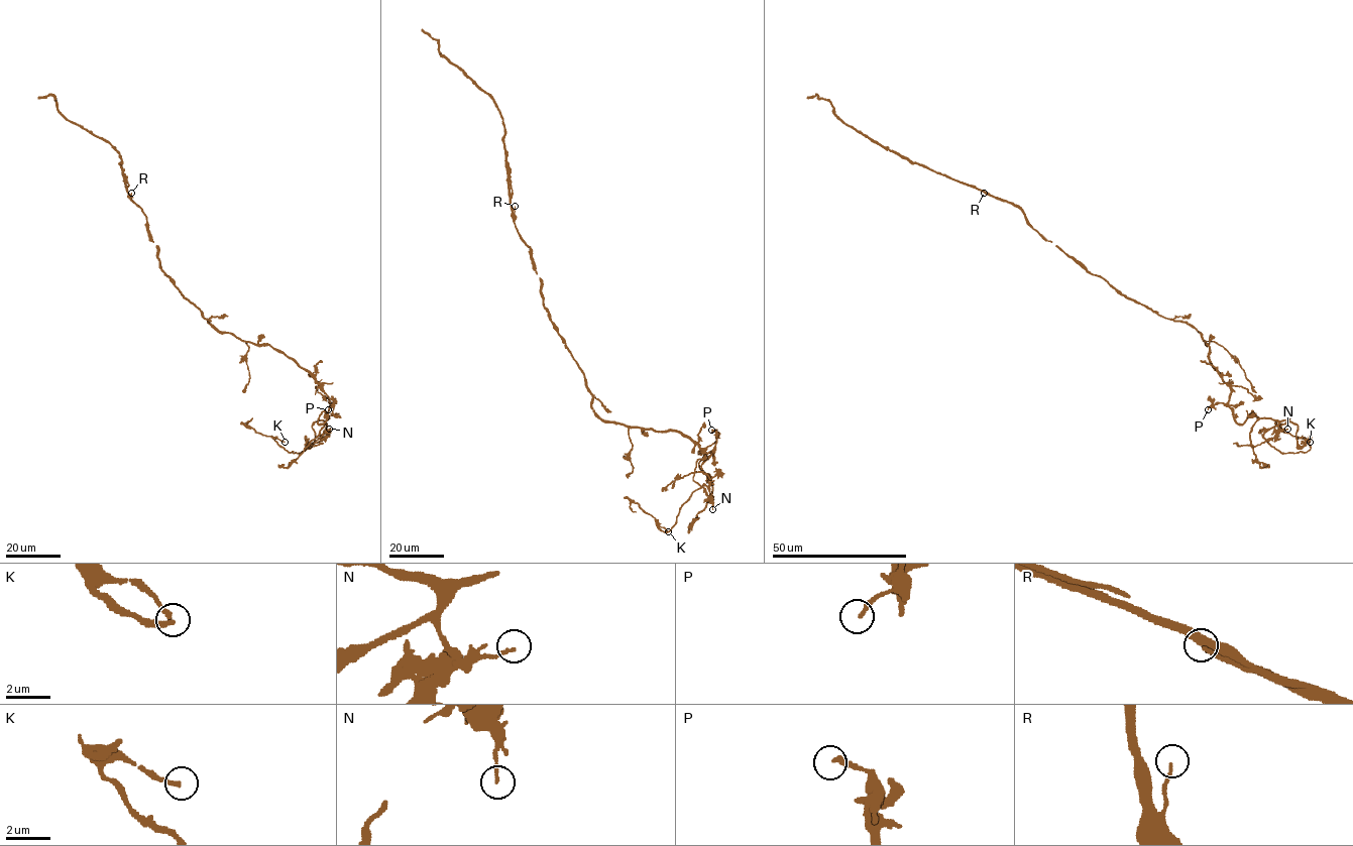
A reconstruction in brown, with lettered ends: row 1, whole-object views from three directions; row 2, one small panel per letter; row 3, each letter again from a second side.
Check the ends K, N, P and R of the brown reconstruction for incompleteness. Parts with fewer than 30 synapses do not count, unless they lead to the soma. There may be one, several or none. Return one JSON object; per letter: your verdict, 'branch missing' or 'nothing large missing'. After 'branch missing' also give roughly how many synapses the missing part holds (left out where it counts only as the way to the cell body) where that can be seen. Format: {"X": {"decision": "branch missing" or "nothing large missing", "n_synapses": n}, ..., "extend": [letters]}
{"K": {"decision": "nothing large missing"}, "N": {"decision": "nothing large missing"}, "P": {"decision": "branch missing", "n_synapses": 35}, "R": {"decision": "nothing large missing"}, "extend": ["P"]}

